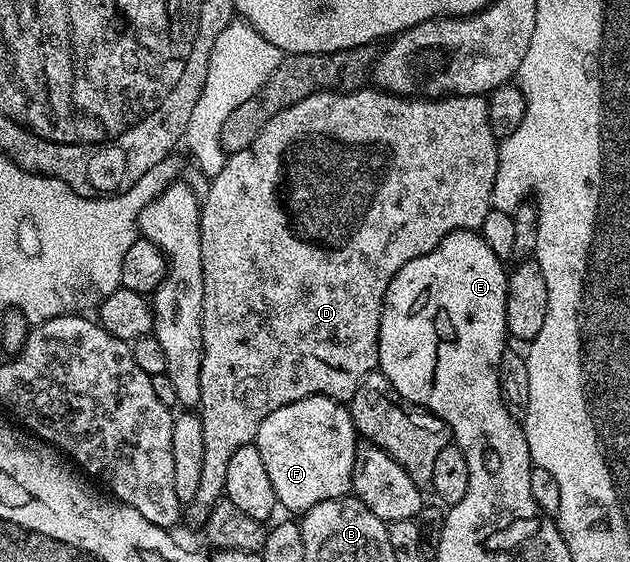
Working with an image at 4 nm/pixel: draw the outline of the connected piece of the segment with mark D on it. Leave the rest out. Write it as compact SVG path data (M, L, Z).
M360 88L346 92L322 90L316 94L305 96L305 100L297 100L297 104L277 112L277 116L273 116L273 120L269 120L259 129L257 140L253 140L253 144L249 148L241 148L241 152L228 157L225 168L221 168L221 172L217 172L217 176L210 179L208 186L211 187L208 188L207 195L202 195L199 208L199 227L201 228L201 264L203 265L205 296L203 297L203 315L201 316L201 340L203 341L201 396L199 397L197 410L201 420L201 432L205 439L205 453L203 453L201 463L201 484L197 488L197 496L193 496L193 500L186 503L185 506L185 522L188 522L191 526L206 527L209 512L213 512L215 505L224 497L225 471L229 468L229 460L233 457L233 452L237 452L237 448L245 448L254 443L257 432L261 428L265 416L269 416L269 412L277 412L277 408L285 408L285 404L293 404L297 400L308 398L314 394L324 394L326 398L336 400L350 400L354 396L363 377L376 369L379 360L379 325L381 324L381 312L383 311L383 298L387 294L393 276L397 276L397 272L401 272L401 268L405 264L409 264L409 260L413 260L425 252L433 252L433 248L437 248L437 244L441 244L441 240L445 240L445 236L449 236L454 230L478 231L483 225L485 216L489 216L489 212L493 208L491 197L493 196L493 180L497 180L500 139L496 138L493 129L490 127L488 99L484 95L452 94L445 98L417 98L414 96L403 98L400 94L390 94L388 90L367 89Z

